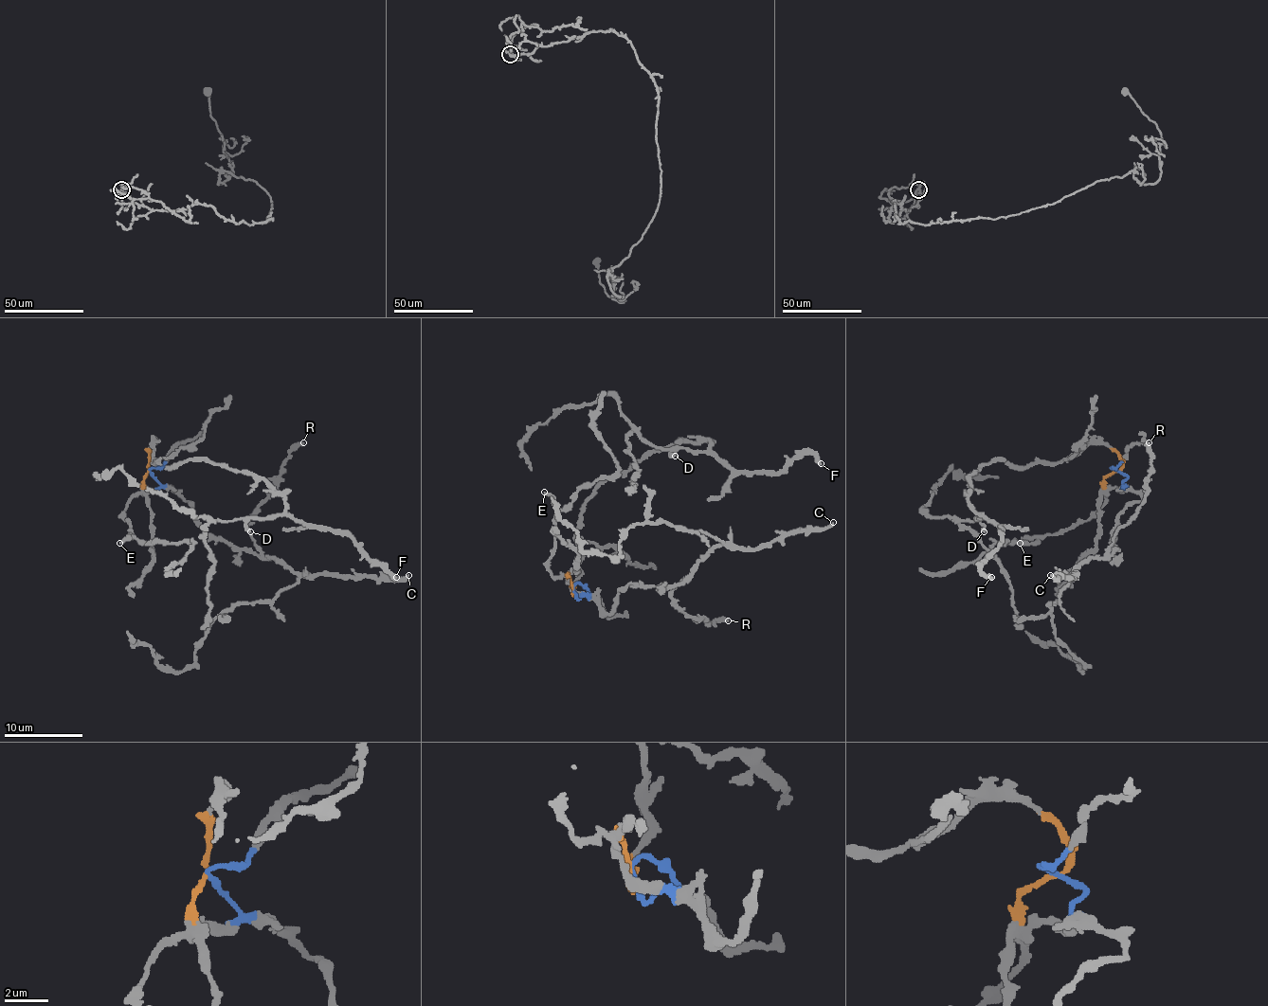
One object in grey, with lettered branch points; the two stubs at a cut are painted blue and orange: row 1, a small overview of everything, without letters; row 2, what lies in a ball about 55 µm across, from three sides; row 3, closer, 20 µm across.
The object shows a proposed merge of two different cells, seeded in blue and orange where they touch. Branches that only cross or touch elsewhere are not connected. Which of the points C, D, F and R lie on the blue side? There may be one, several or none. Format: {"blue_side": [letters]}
{"blue_side": ["C", "R"]}

